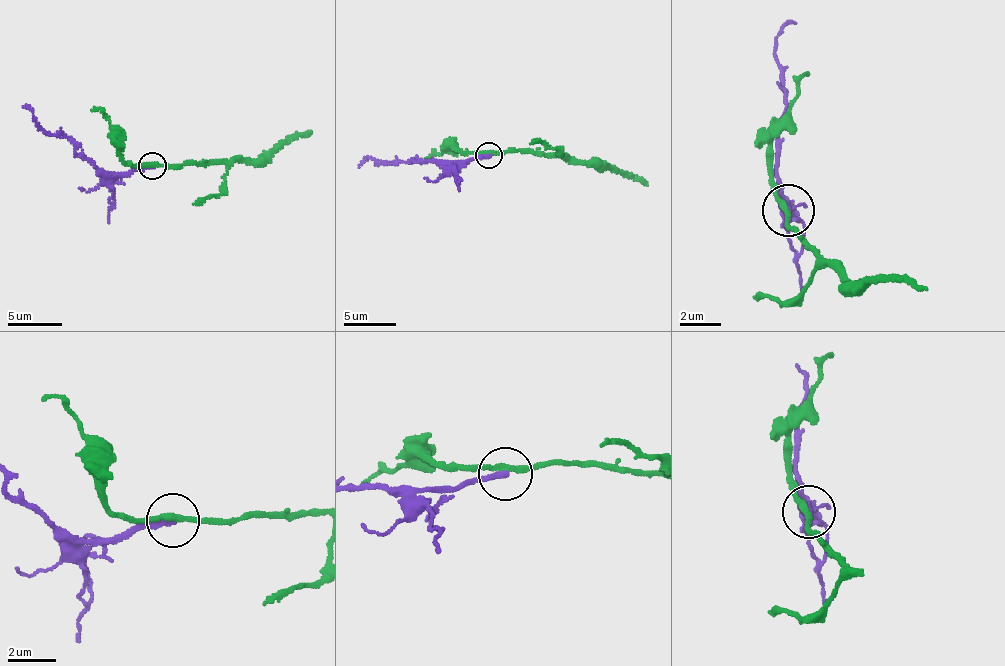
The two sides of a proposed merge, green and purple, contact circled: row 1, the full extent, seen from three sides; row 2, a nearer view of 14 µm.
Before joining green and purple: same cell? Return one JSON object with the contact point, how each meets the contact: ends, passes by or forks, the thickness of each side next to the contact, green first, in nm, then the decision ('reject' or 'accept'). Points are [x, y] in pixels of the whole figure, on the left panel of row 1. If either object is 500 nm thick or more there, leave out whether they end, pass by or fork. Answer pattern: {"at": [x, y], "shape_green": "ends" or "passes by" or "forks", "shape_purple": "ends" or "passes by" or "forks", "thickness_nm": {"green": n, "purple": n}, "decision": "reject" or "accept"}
{"at": [152, 166], "shape_green": "passes by", "shape_purple": "ends", "thickness_nm": {"green": 240, "purple": 280}, "decision": "reject"}

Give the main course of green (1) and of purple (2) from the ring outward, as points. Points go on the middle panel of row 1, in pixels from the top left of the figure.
1: (488, 154), (532, 149), (566, 153), (587, 163), (605, 162), (647, 185)
2: (488, 154), (445, 162), (387, 162), (368, 156), (359, 167)

